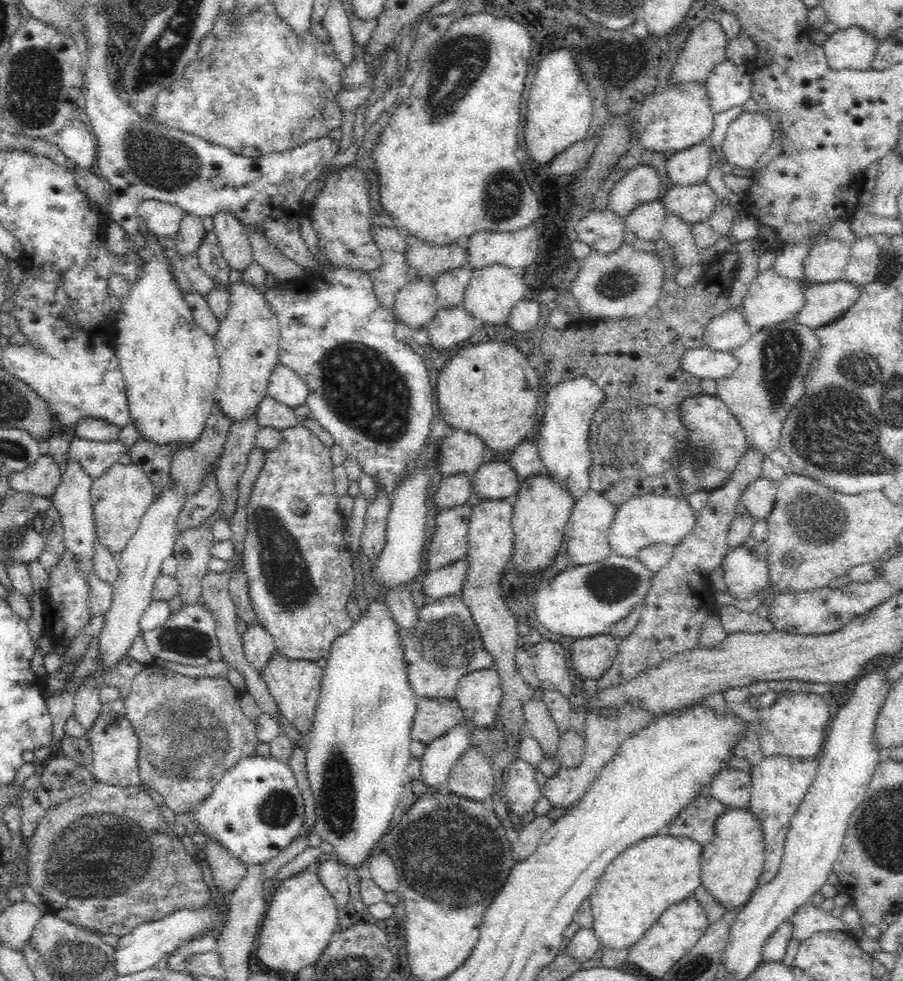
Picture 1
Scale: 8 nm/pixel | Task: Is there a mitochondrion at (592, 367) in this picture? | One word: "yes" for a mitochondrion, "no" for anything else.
no

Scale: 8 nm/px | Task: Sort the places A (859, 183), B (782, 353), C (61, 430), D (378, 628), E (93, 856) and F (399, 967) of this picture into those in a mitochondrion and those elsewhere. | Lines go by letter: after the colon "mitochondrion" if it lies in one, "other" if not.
A: other
B: mitochondrion
C: other
D: other
E: mitochondrion
F: other

